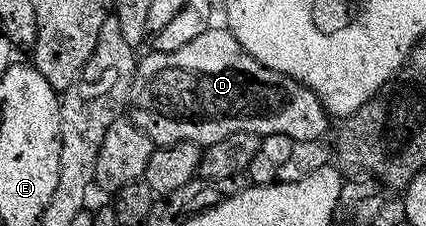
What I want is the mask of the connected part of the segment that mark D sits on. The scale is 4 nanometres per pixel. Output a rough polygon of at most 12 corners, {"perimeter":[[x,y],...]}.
{"perimeter":[[226,27],[138,58],[156,146],[324,136],[319,96]]}

